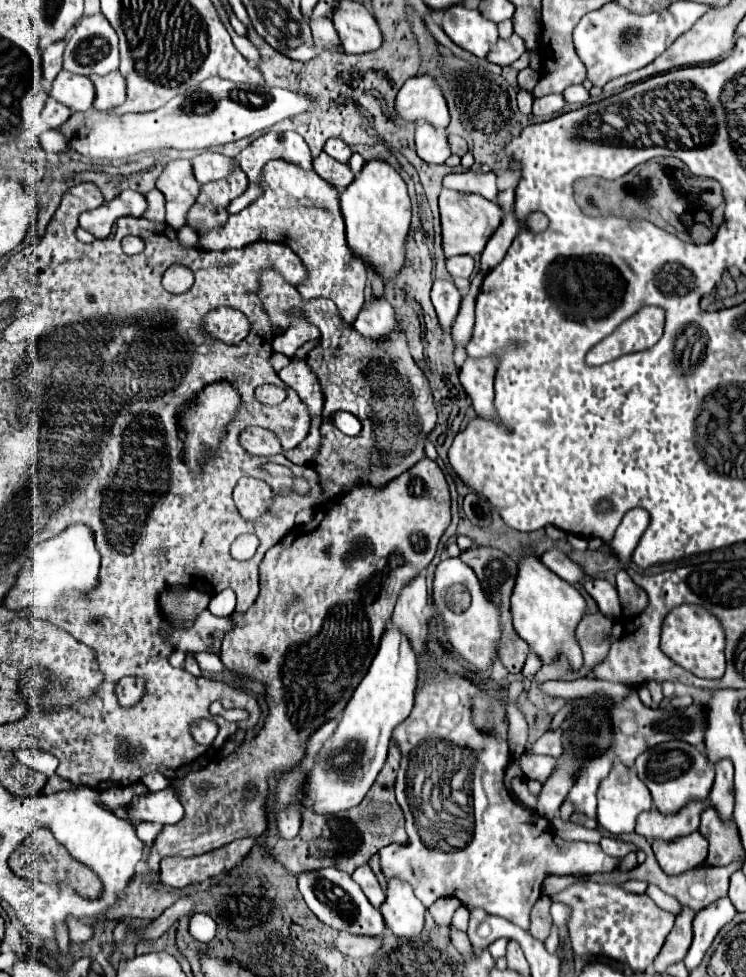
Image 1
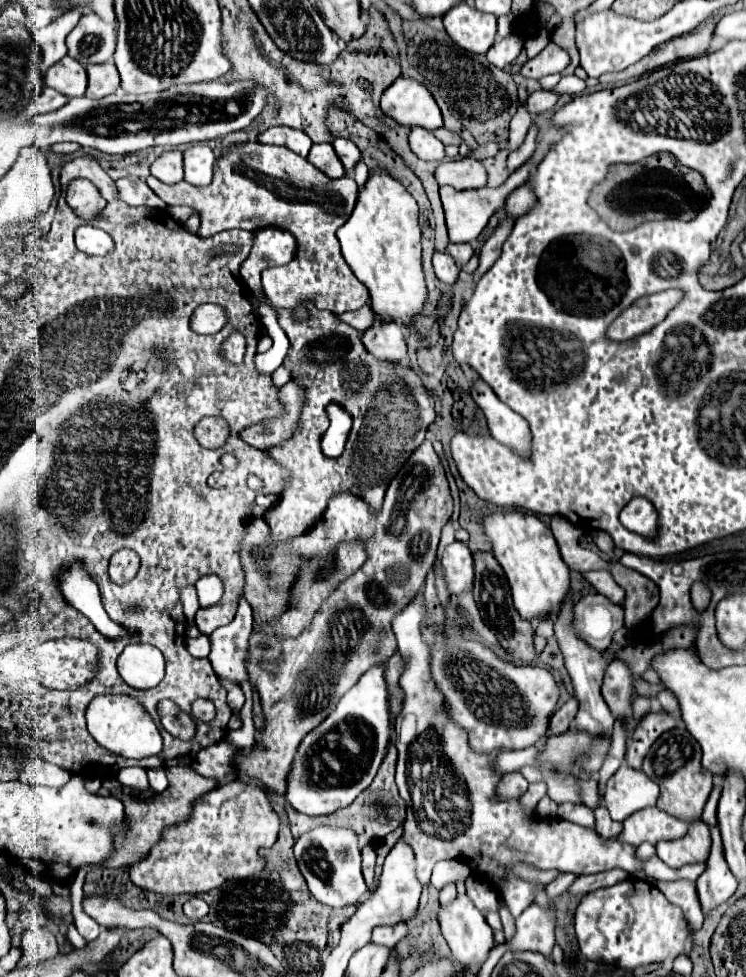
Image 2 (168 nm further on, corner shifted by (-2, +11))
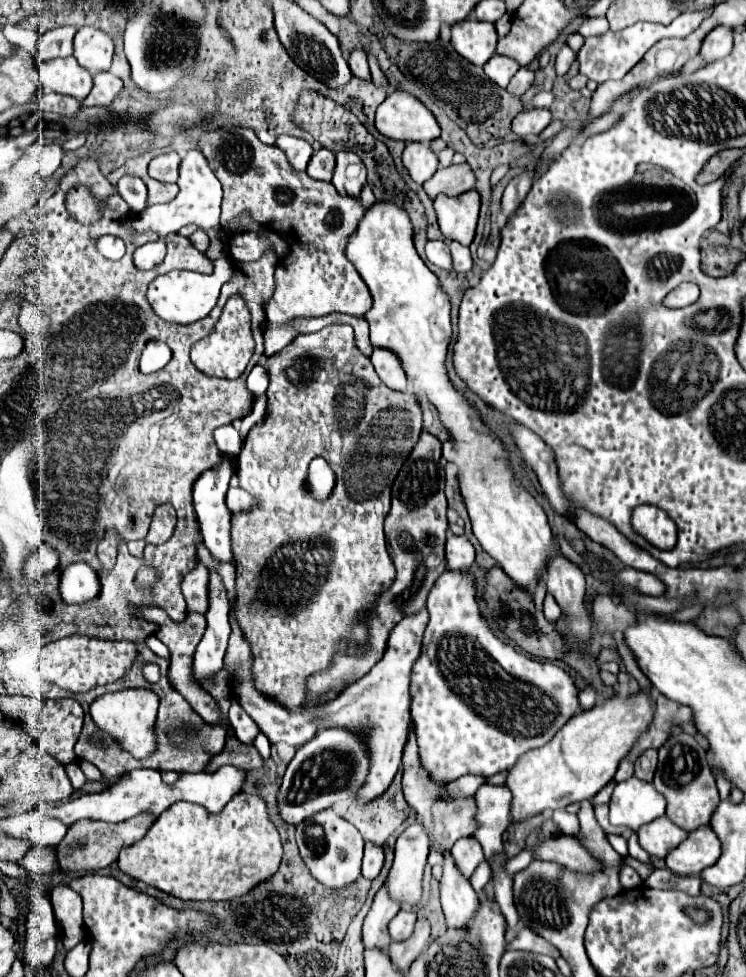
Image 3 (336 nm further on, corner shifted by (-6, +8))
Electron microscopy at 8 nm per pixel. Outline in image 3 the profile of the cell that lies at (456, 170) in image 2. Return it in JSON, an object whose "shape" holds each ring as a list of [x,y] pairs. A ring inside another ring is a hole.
{"shape":[[[458,164],[458,166],[448,166],[448,168],[438,168],[438,172],[424,182],[424,190],[428,194],[428,198],[436,198],[438,194],[446,194],[446,196],[460,196],[468,190],[474,188],[474,172],[470,170],[470,166]]]}

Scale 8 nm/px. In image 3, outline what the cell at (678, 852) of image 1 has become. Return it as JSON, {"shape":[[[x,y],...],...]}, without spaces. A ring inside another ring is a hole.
{"shape":[[[702,826],[696,832],[690,832],[688,838],[666,856],[666,866],[674,874],[682,876],[700,876],[700,872],[712,864],[722,854],[722,842],[710,826]]]}

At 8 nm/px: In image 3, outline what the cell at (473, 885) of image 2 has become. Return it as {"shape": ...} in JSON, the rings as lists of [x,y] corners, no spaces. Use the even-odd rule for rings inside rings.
{"shape":[[[484,860],[484,862],[474,870],[474,874],[470,876],[470,884],[472,884],[472,888],[480,894],[482,888],[488,884],[490,878],[492,878],[492,868],[490,868],[490,864]]]}

